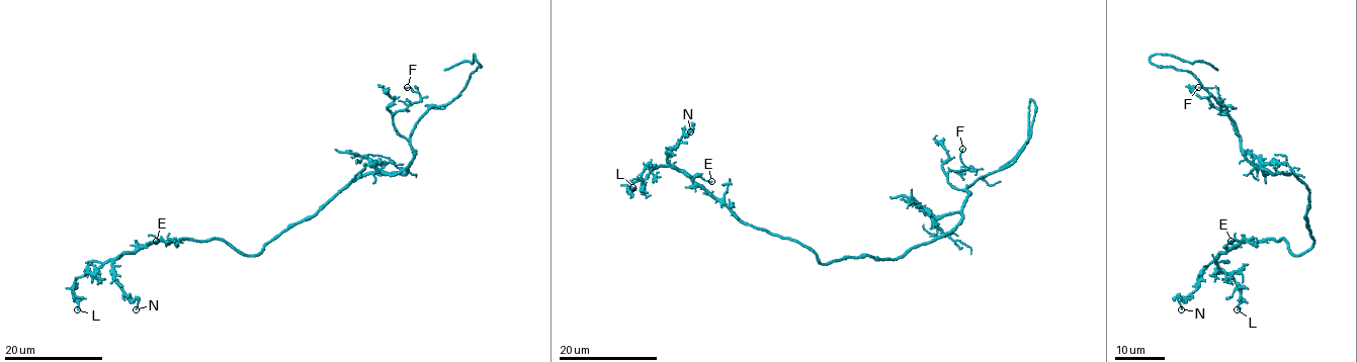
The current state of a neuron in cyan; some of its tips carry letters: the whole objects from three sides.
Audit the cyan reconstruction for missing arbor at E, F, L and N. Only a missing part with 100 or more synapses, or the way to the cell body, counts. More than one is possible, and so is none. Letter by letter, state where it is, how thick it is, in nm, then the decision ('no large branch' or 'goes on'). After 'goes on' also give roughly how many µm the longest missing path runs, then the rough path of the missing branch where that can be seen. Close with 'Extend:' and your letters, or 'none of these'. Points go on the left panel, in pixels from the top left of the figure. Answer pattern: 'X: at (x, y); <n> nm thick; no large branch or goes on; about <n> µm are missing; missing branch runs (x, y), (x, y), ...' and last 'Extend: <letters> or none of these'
E: at (156, 241); 130 nm thick; no large branch
F: at (407, 87); 100 nm thick; no large branch
L: at (77, 309); 160 nm thick; no large branch
N: at (136, 309); 110 nm thick; no large branch
Extend: none of these

